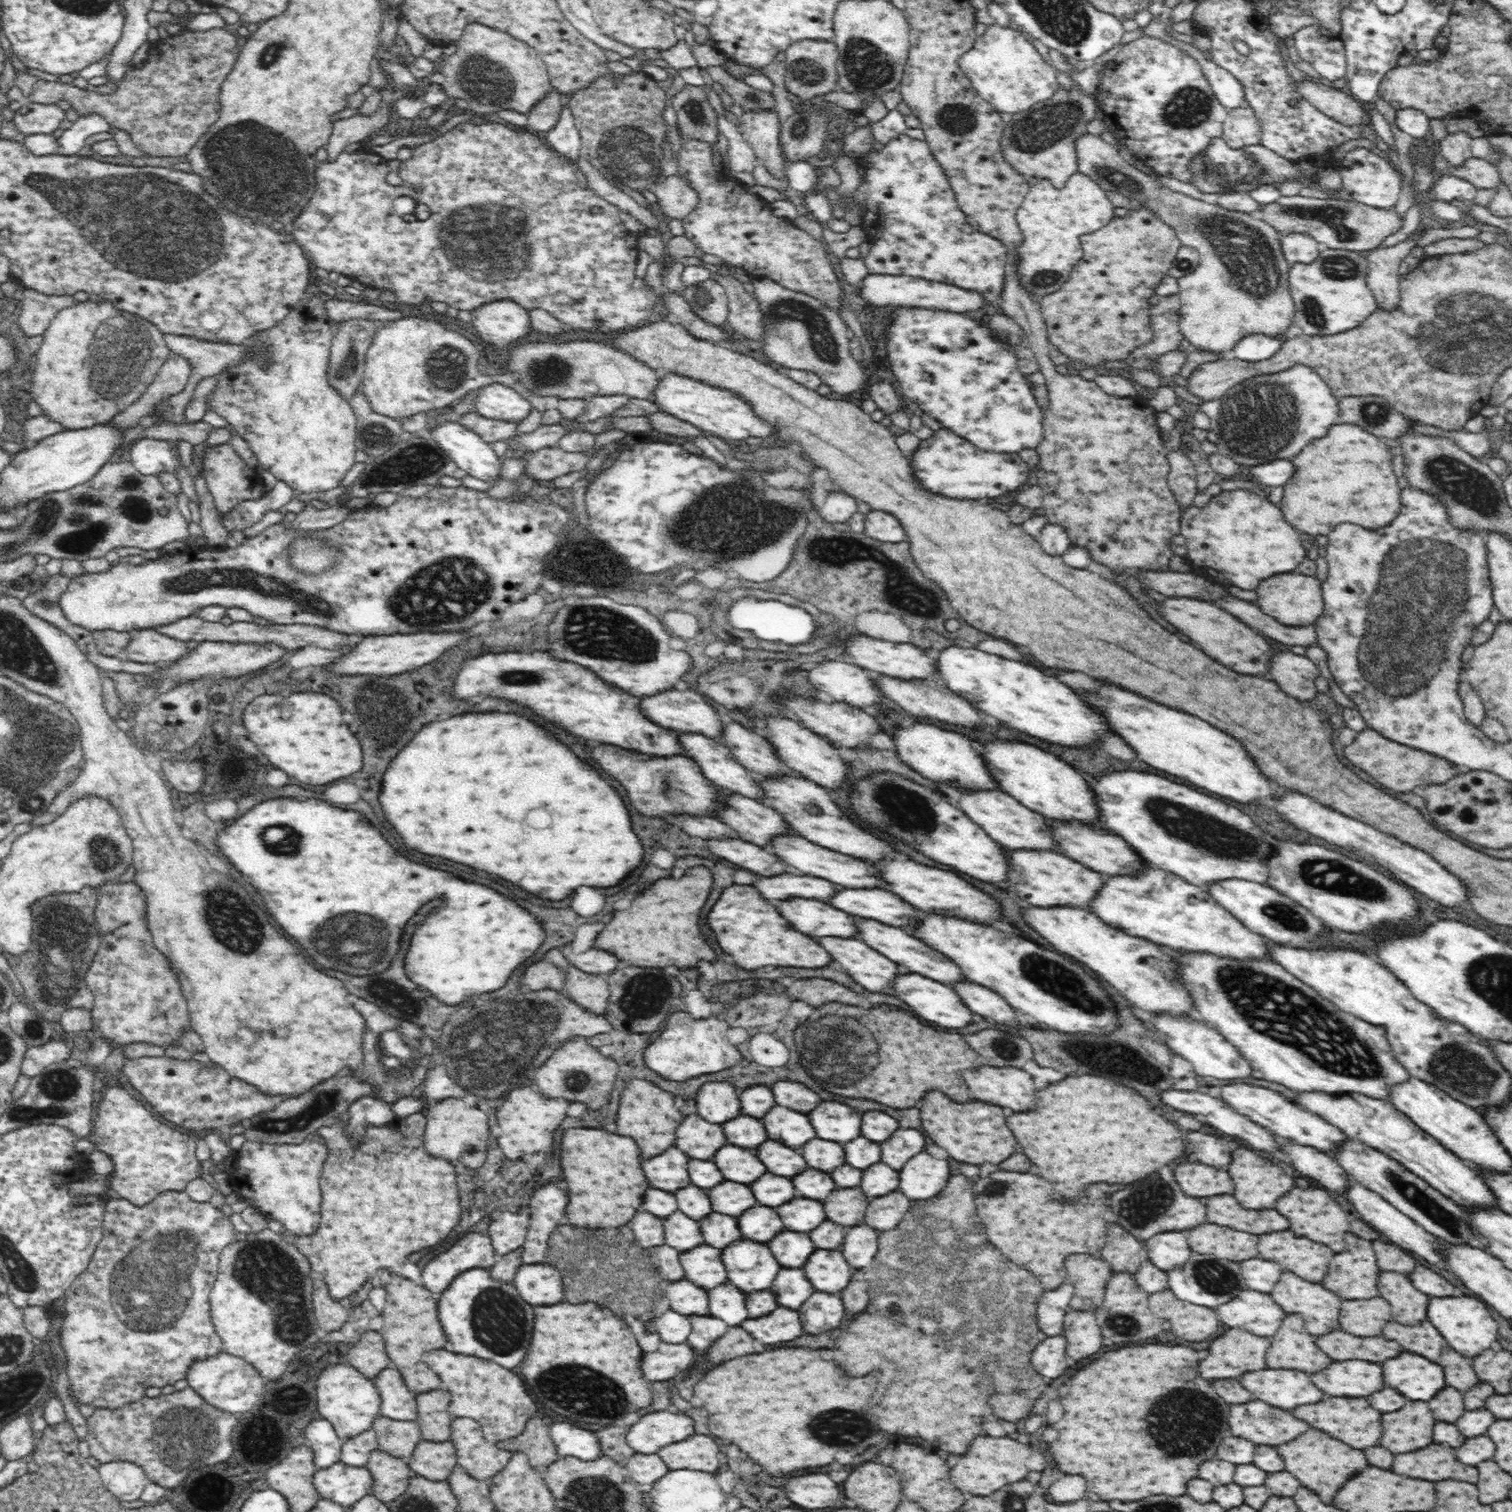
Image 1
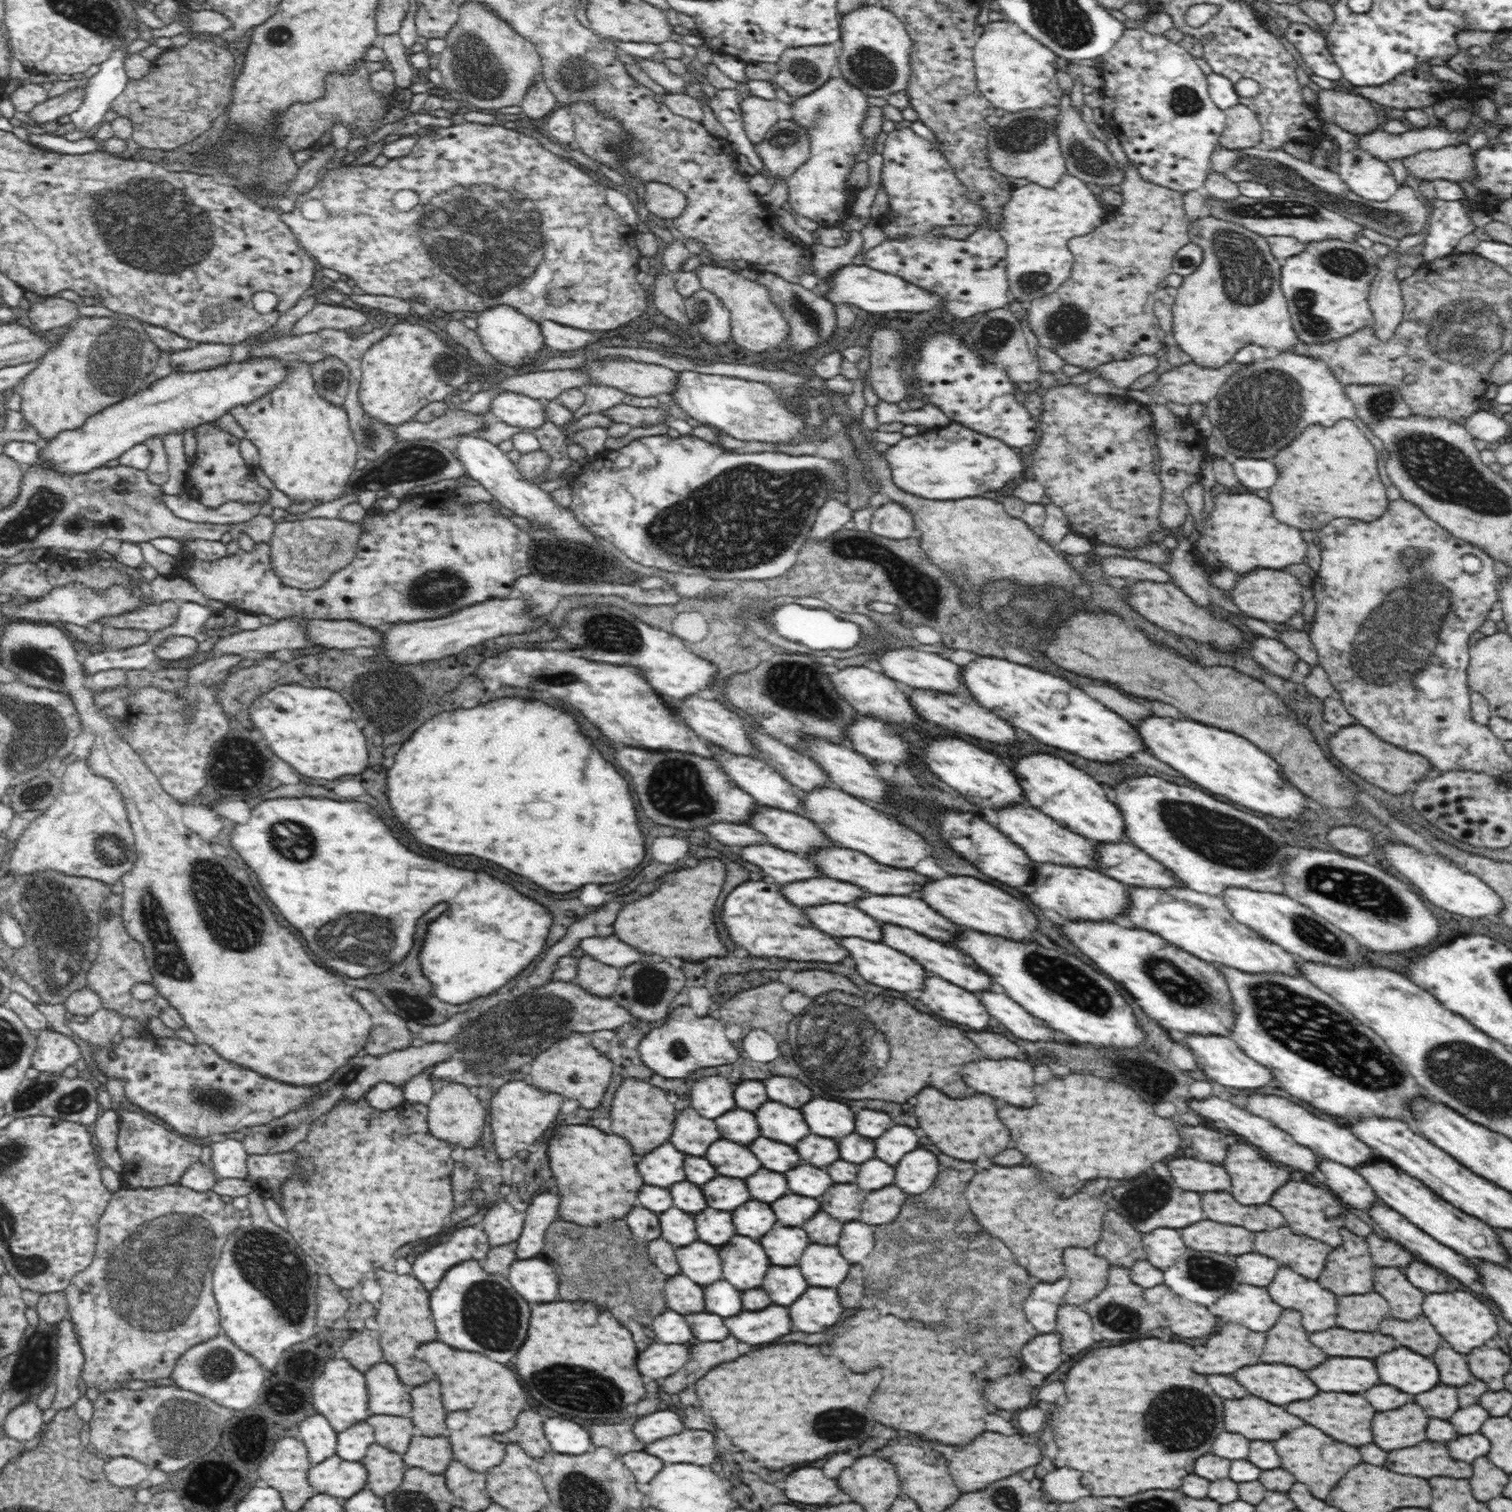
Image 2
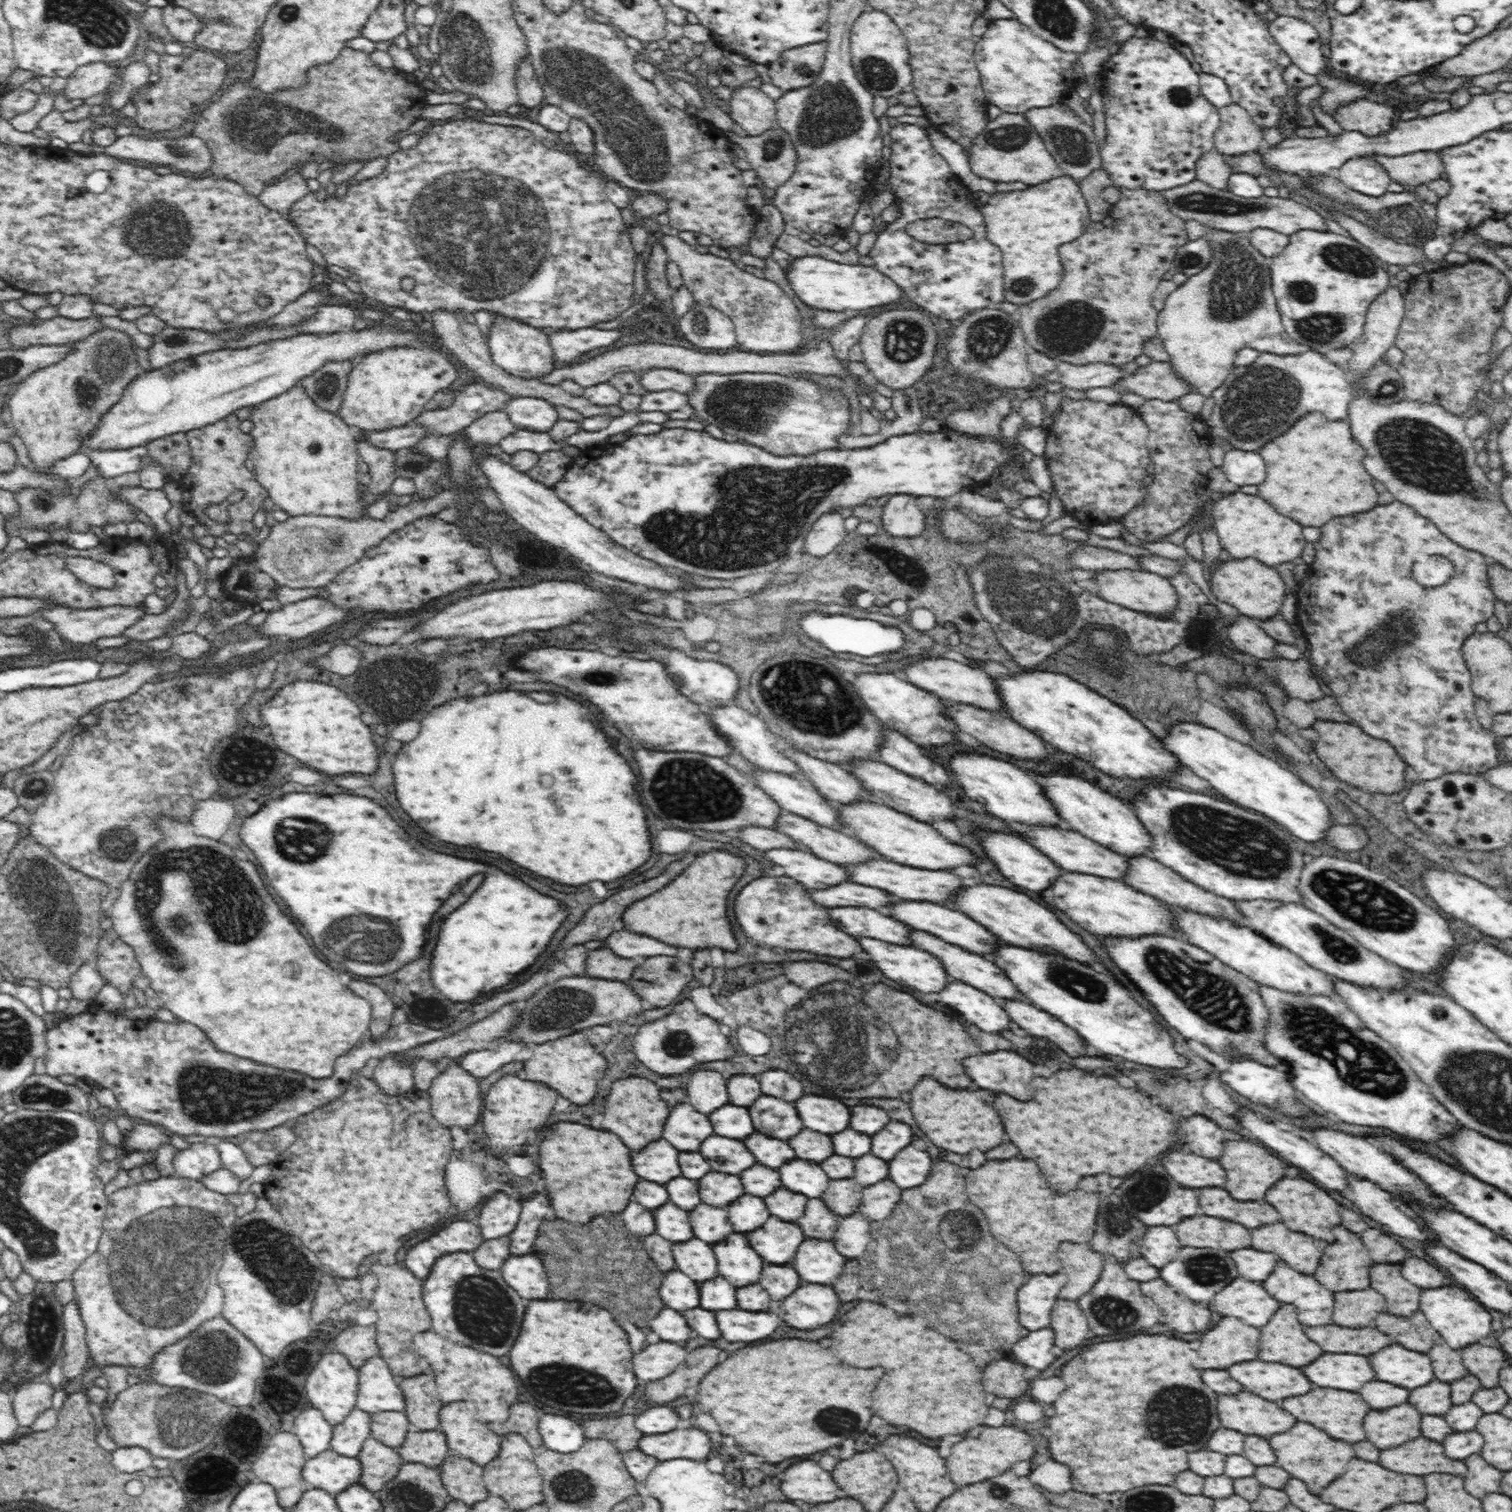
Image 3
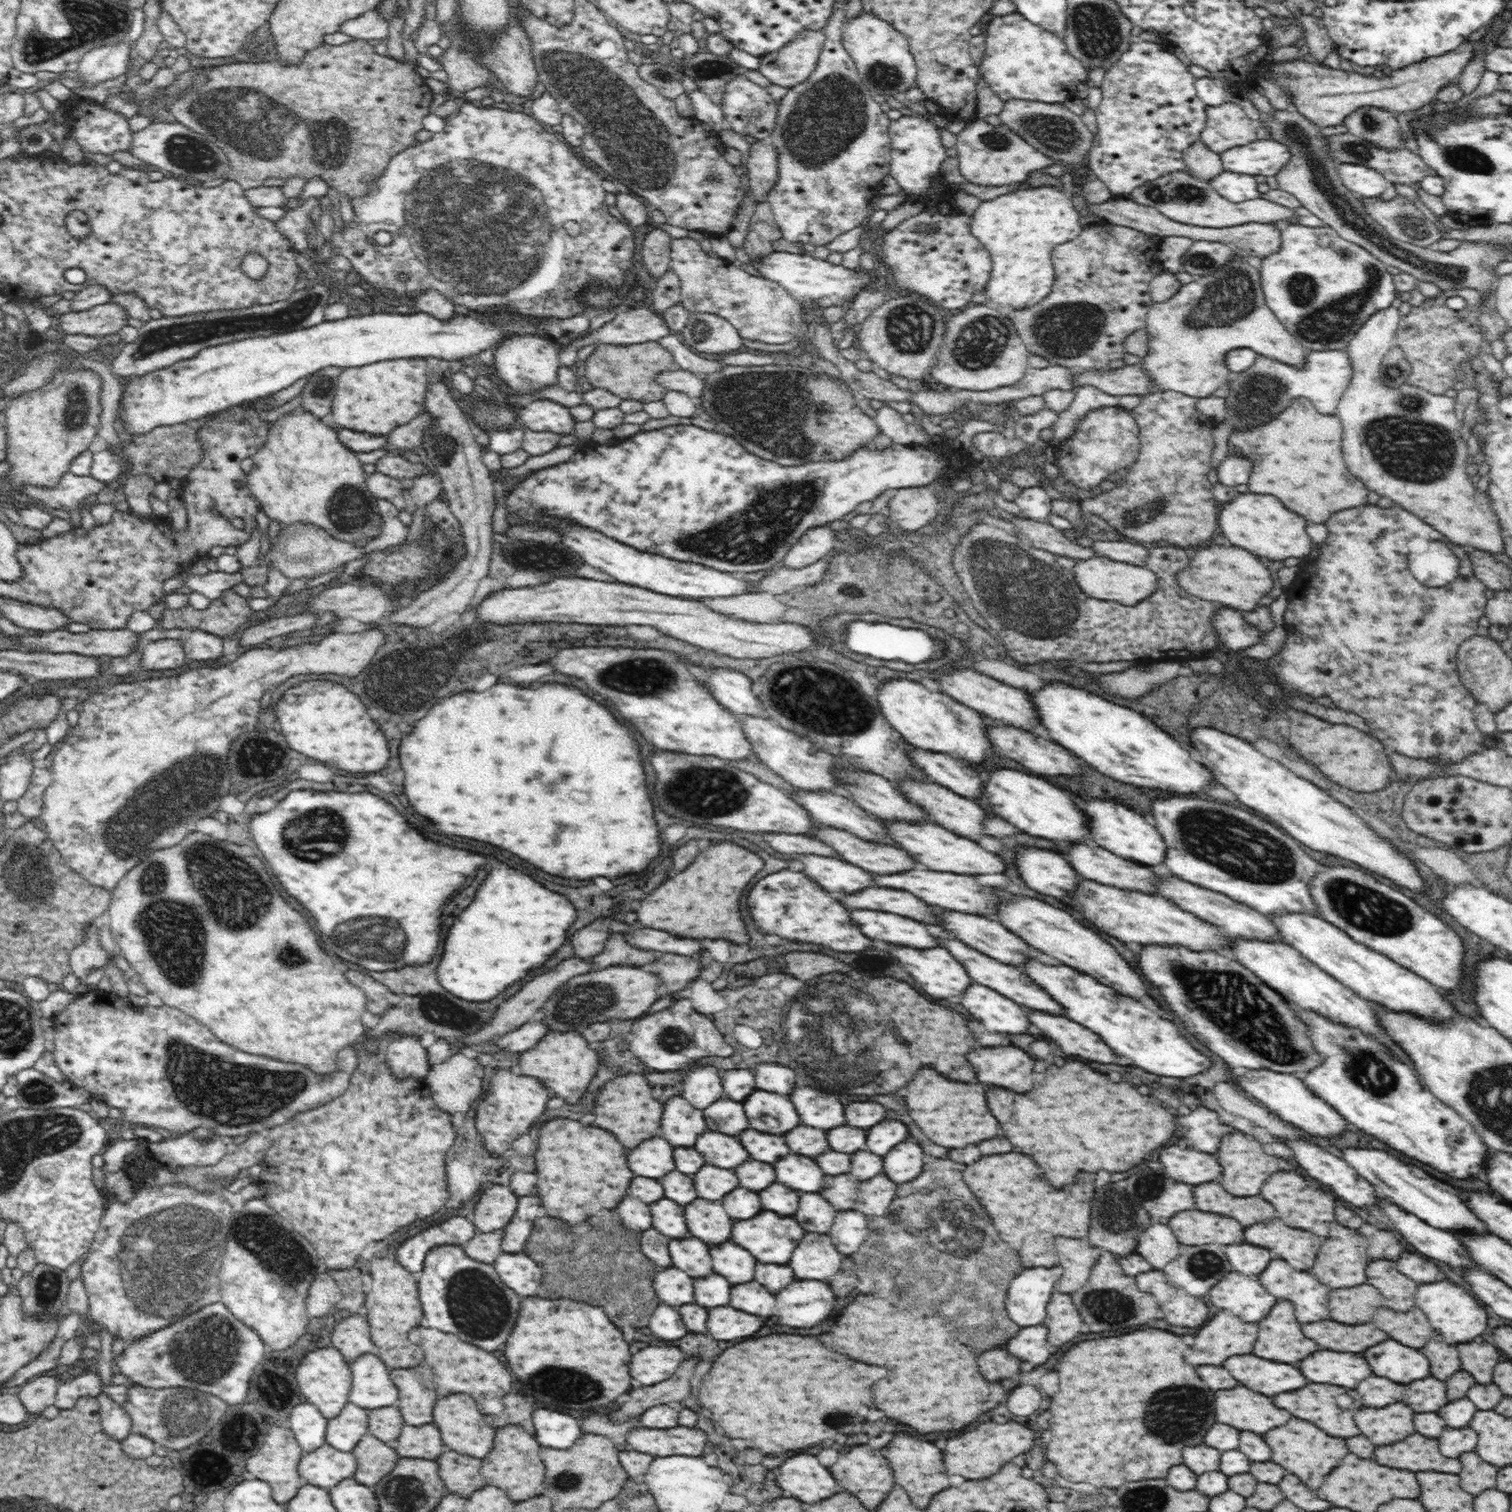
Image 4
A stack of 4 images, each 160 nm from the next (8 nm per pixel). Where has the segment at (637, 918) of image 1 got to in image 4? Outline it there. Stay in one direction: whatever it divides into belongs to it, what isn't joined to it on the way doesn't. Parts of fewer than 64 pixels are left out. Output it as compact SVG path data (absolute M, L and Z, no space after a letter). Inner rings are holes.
M718 842L702 850L694 864L660 884L638 910L638 920L656 930L666 930L680 938L728 938L736 944L749 942L748 930L740 914L740 898L748 882L764 868L764 860L734 842Z

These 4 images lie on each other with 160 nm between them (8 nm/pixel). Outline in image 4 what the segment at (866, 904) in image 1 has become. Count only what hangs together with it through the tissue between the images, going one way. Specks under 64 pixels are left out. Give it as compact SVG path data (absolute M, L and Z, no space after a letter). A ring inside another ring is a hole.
M940 912L940 918L942 918L942 924L944 924L944 930L948 932L954 932L958 940L966 942L968 946L976 948L978 952L990 956L990 958L996 958L1000 962L1006 962L1006 964L1014 966L1024 966L1027 961L1032 958L1046 959L1039 951L1032 950L1028 944L1022 944L1022 940L1018 940L1018 936L1014 936L1012 932L1006 932L1006 928L1002 928L1002 924L996 924L988 918L982 918L982 916L974 916L974 914L962 914L962 912Z

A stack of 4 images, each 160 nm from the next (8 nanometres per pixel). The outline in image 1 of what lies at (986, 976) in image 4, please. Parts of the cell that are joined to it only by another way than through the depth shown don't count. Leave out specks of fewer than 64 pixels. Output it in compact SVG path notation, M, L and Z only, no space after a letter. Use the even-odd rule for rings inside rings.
M856 918L856 926L858 926L858 934L860 938L872 946L874 950L882 952L886 958L894 960L900 966L906 966L910 972L928 976L932 980L938 980L942 984L954 984L958 980L964 982L963 972L958 972L958 966L955 962L950 962L951 958L944 958L940 952L934 952L932 948L926 948L926 944L922 944L922 940L908 936L904 930L894 928L894 926L886 926L886 924L878 924L874 920L864 920L864 918Z

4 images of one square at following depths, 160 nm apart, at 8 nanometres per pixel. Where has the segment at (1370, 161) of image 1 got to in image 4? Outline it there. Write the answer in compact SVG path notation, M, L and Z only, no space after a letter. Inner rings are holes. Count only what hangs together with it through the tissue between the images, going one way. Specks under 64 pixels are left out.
M1337 163L1337 171L1344 186L1360 197L1376 199L1389 186L1382 173L1361 164Z

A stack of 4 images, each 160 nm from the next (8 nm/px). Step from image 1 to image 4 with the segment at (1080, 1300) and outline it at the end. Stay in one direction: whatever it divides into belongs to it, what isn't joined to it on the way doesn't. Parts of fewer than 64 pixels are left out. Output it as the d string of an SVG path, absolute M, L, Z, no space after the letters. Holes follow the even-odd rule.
M1064 1236L1054 1242L1059 1265L1063 1268L1062 1276L1055 1285L1055 1292L1070 1295L1086 1284L1102 1250L1088 1244L1086 1240L1072 1240Z

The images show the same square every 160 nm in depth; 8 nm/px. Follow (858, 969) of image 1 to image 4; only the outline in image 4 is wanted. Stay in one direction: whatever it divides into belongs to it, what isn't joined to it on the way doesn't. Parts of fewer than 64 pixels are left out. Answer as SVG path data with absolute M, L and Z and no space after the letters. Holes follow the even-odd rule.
M892 946L888 952L900 960L906 972L922 984L922 990L934 998L962 994L972 984L970 976L964 972L964 966L946 948L918 950Z

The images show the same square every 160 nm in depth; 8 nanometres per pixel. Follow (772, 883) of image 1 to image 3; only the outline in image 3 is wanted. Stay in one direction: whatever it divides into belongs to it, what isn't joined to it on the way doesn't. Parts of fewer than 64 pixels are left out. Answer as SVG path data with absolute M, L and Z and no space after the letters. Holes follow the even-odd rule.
M842 882L826 890L812 890L810 894L816 904L828 906L828 908L854 906L854 904L866 906L866 908L884 908L886 904L894 904L894 898L886 896L886 892L878 888L854 884L854 882Z

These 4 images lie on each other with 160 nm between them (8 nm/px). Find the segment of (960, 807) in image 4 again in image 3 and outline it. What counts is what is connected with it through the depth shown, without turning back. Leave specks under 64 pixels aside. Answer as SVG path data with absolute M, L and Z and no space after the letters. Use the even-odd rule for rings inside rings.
M862 760L852 768L851 773L863 782L865 789L873 794L881 804L910 815L920 822L932 822L934 820L944 822L944 820L952 820L955 816L954 803L948 795L942 792L942 788L928 784L915 776L907 775L905 772L900 772L879 760Z

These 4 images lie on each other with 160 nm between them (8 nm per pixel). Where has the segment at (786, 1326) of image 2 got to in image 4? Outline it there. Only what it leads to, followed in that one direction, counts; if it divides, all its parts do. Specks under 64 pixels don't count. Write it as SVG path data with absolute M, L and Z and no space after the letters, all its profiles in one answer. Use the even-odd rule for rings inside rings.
M730 1306L712 1308L708 1314L708 1332L716 1340L738 1340L752 1336L762 1326L762 1320L758 1316L750 1316L746 1312L738 1312Z

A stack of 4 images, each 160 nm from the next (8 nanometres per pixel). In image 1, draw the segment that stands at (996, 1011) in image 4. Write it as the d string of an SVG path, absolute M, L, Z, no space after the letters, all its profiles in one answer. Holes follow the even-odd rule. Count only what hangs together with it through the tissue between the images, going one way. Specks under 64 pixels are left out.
M918 974L900 976L894 984L894 996L900 998L904 1004L908 1004L922 1020L934 1022L936 1026L962 1028L962 1026L972 1024L972 1012L962 1004L962 1000L958 1000L958 994L950 986L940 984L936 980L928 980L928 978L918 976Z

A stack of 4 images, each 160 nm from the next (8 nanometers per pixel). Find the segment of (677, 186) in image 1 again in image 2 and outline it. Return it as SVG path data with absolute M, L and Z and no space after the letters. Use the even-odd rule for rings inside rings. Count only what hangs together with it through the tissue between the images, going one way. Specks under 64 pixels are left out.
M652 181L644 184L642 201L652 217L660 222L676 219L686 208L686 195L670 185Z

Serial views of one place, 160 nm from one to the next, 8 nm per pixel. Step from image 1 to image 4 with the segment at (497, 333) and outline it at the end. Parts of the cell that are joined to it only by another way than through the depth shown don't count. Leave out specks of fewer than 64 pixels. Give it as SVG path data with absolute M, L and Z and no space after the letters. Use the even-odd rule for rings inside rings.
M515 334L506 337L493 351L492 369L502 378L509 392L520 396L533 395L538 390L551 387L557 382L557 372L561 368L560 354L557 344L547 338L534 334Z

